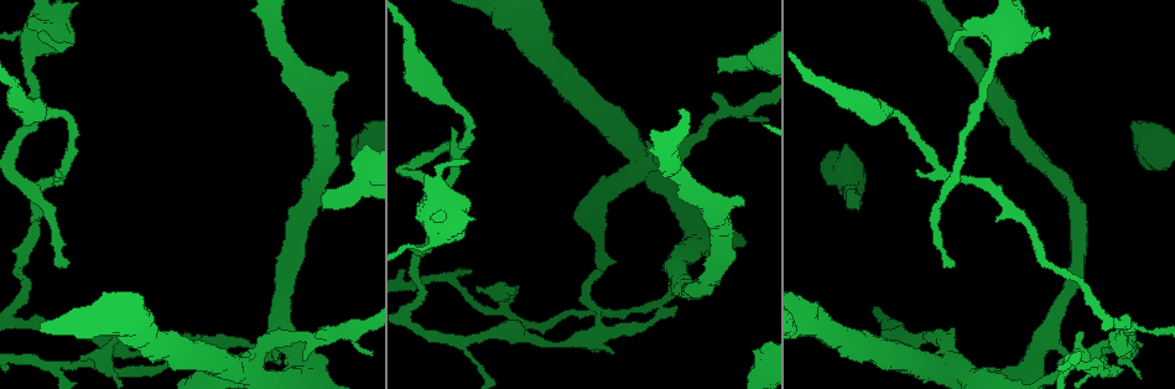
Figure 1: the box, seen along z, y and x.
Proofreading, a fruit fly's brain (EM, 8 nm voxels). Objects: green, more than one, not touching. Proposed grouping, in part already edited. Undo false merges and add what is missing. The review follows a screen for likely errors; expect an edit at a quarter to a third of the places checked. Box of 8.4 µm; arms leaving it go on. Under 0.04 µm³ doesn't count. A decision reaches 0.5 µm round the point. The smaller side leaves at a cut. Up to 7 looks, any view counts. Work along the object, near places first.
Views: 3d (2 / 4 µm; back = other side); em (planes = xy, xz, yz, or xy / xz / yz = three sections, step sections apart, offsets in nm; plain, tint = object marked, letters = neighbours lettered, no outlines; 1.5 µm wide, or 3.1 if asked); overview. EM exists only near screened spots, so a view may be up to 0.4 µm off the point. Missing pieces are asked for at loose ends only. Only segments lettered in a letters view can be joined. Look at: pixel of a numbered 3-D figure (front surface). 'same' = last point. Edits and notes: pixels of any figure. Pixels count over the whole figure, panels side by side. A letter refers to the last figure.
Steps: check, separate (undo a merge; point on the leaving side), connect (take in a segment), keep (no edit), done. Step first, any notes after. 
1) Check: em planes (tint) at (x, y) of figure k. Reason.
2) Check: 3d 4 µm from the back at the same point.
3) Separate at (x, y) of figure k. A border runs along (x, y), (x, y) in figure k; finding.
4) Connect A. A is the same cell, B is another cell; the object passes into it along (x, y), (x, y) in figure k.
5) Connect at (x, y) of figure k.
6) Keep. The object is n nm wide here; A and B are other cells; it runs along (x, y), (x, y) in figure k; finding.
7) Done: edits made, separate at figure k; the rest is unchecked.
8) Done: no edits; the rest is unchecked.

Check: em planes (tint) at (609, 312) of figure 1. Touches itself.

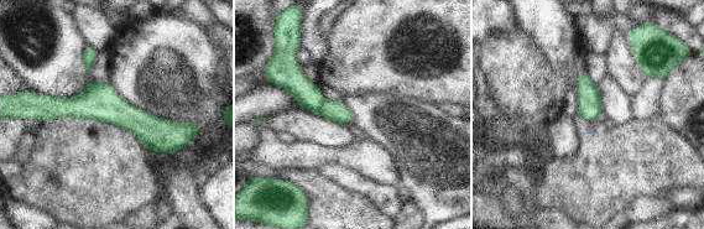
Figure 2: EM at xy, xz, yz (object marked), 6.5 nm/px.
Check: em planes (letters) at the same point.

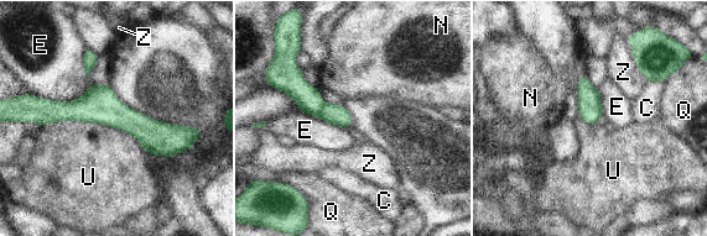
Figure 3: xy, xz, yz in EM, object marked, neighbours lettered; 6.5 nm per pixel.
Separate at (307, 98) of figure 3. C, E, N, Q, U and Z are other cells; a border runs along (326, 104), (316, 115) in figure 3; two neurons meet here.

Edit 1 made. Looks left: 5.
Check: em planes (letters) at (322, 207) of figure 1.

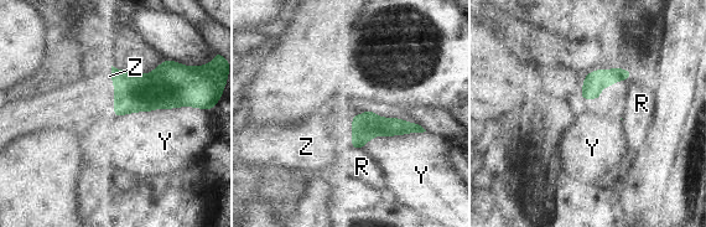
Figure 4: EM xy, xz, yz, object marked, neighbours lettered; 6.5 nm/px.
Connect Z. The longest contact is with Y, 550 nm; Z is the same cell, R and Y are other cells; it goes on there.

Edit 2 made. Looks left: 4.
Check: em xy step 8 (tint) at (1035, 32) of figure 1. A narrow waist.

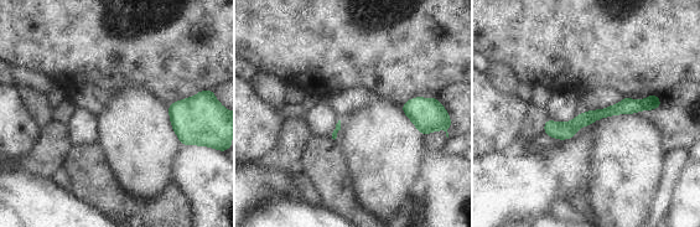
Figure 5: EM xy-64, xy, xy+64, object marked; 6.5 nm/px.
Check: em planes (tint) at the same point. Another direction.

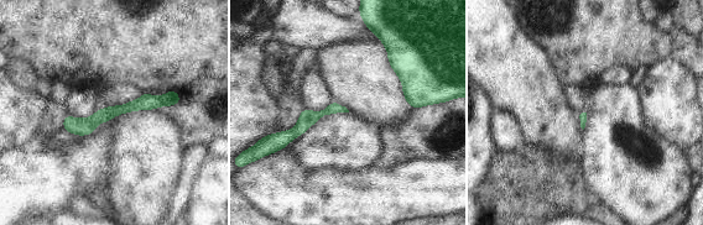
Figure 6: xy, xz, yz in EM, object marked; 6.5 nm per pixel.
Check: em planes (letters) at the same point.

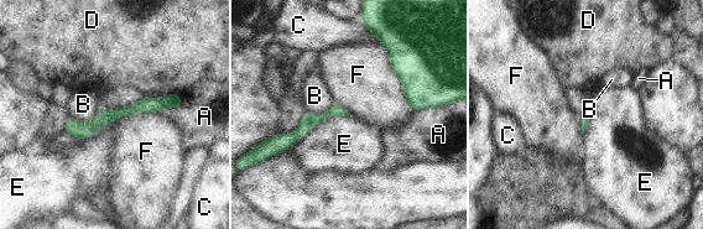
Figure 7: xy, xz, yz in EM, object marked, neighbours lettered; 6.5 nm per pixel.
Keep. A, B, C, D, E and F are other cells; continuous, no second neuron.

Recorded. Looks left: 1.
Done: edits made, separate at figure 3, connect at figure 4; the rest is unchecked.

